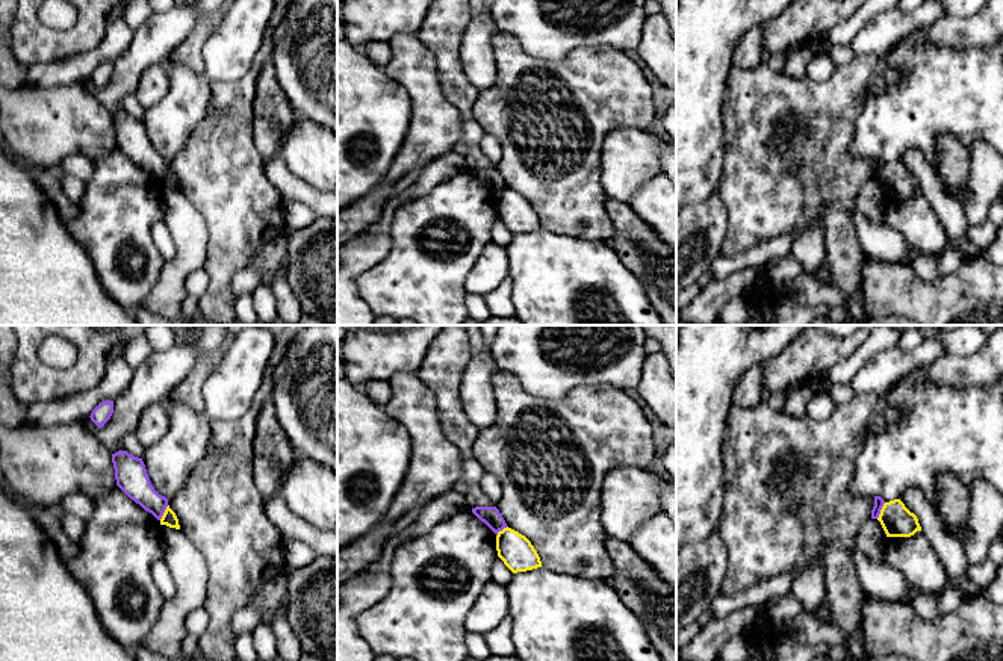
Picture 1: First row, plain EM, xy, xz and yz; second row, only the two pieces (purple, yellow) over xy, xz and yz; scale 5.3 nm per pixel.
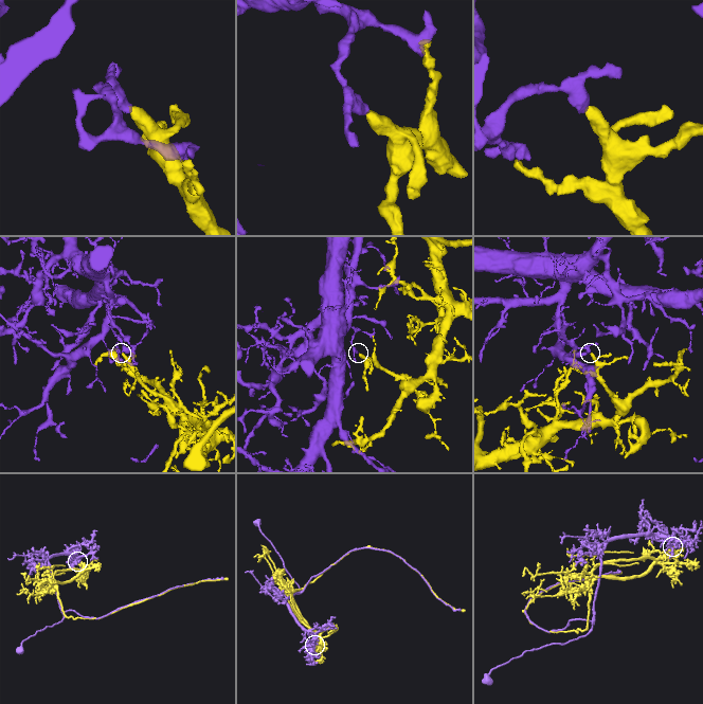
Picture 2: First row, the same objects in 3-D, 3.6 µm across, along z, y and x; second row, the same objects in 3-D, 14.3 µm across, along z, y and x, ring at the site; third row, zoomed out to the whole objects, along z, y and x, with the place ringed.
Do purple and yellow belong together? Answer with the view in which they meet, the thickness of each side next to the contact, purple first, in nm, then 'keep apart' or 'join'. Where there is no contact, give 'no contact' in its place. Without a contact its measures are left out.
contact in yz; calibres 50 and 170 nm; keep apart

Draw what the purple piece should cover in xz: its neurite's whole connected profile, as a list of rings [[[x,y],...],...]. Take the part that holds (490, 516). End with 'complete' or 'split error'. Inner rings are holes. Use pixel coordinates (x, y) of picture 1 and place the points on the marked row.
[[[475,507],[472,513],[484,522],[496,535],[507,528],[507,523],[496,507]]] | complete

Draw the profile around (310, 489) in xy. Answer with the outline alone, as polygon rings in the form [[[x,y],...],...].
[[[298,457],[281,478],[280,495],[303,520],[322,531],[337,529],[337,473],[331,467]]]

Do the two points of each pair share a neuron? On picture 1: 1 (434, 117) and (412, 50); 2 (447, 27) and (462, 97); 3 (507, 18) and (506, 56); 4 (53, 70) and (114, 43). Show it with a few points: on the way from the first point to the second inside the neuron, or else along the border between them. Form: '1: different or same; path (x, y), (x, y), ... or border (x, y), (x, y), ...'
1: same; path (428, 100), (415, 67)
2: same; path (447, 44), (453, 80)
3: different; border (499, 31), (510, 32), (534, 56)
4: same; path (68, 70), (80, 67), (99, 55)

